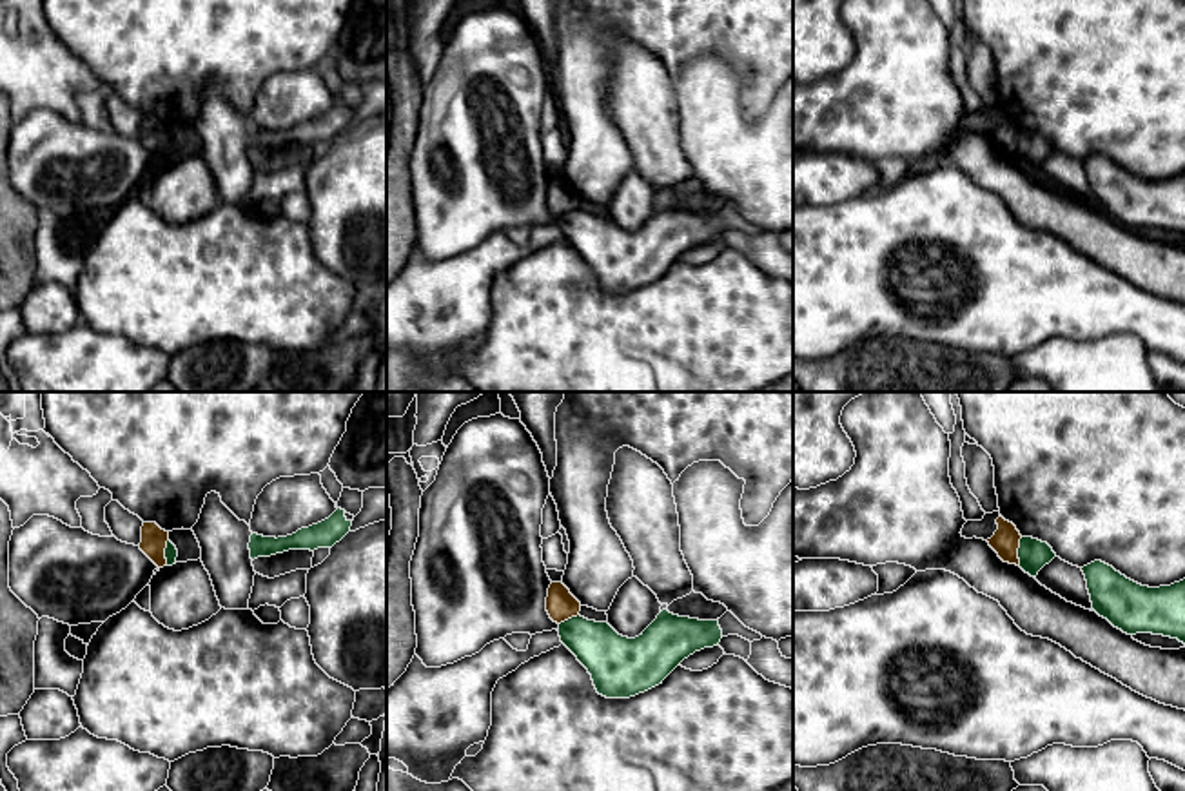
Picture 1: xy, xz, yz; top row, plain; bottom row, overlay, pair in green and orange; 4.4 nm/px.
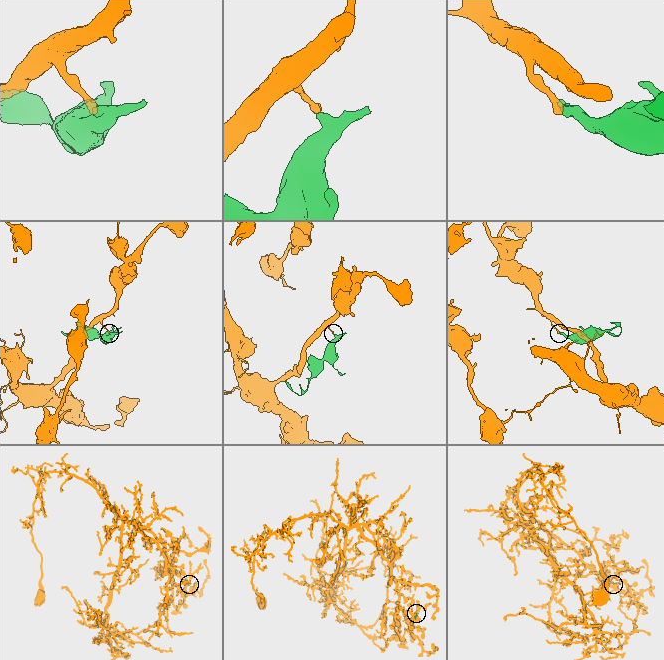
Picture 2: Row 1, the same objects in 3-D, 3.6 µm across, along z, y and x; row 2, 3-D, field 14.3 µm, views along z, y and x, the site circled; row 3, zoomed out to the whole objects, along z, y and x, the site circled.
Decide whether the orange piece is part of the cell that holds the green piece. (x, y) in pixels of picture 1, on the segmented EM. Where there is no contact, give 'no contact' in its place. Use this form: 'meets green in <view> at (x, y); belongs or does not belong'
meets green in yz at (1018, 552); does not belong

